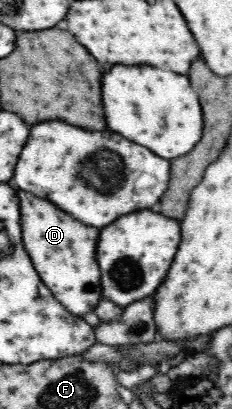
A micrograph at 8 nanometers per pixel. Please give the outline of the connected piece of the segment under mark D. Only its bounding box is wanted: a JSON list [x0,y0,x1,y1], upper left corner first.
[16,190,104,318]

